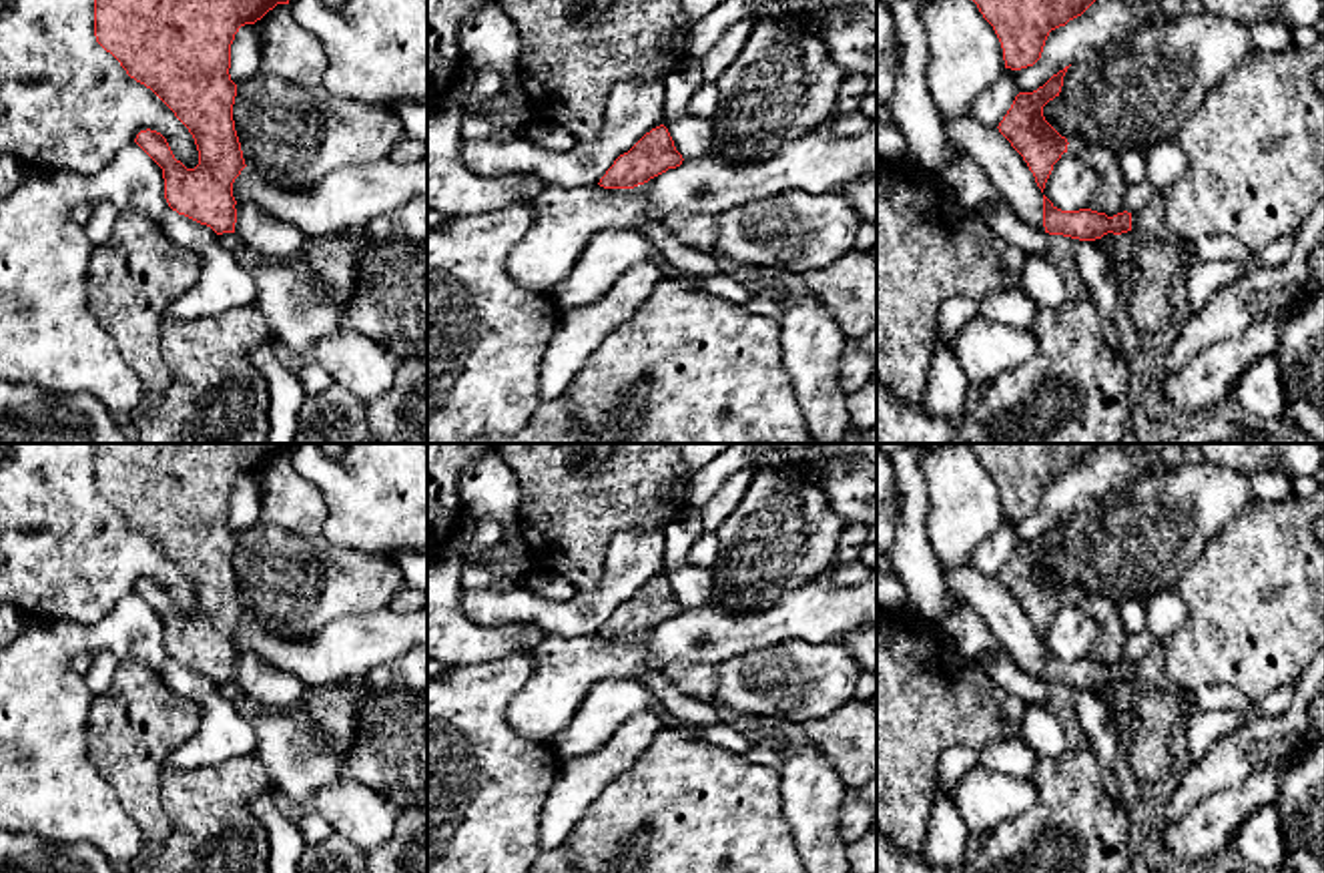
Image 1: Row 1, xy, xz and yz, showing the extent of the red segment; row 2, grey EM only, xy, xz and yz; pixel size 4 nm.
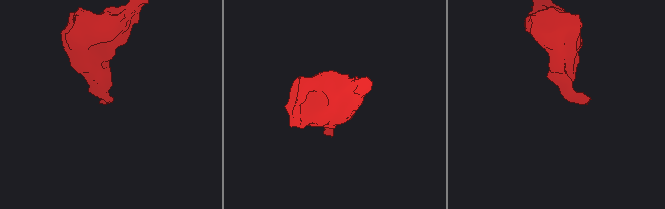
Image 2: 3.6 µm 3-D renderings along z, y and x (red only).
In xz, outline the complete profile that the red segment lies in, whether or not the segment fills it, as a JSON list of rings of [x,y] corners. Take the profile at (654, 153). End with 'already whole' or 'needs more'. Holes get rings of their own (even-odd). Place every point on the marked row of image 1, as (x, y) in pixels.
[[[664,124],[646,132],[628,153],[620,155],[600,179],[604,189],[634,189],[682,165],[682,155]]]; already whole

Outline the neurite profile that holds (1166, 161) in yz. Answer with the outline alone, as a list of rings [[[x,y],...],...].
[[[1176,138],[1162,140],[1149,151],[1147,157],[1147,183],[1155,191],[1164,191],[1174,185],[1188,169],[1188,155],[1182,151]]]

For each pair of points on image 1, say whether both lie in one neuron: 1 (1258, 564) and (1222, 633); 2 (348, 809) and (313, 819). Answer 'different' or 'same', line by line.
1: same
2: different

